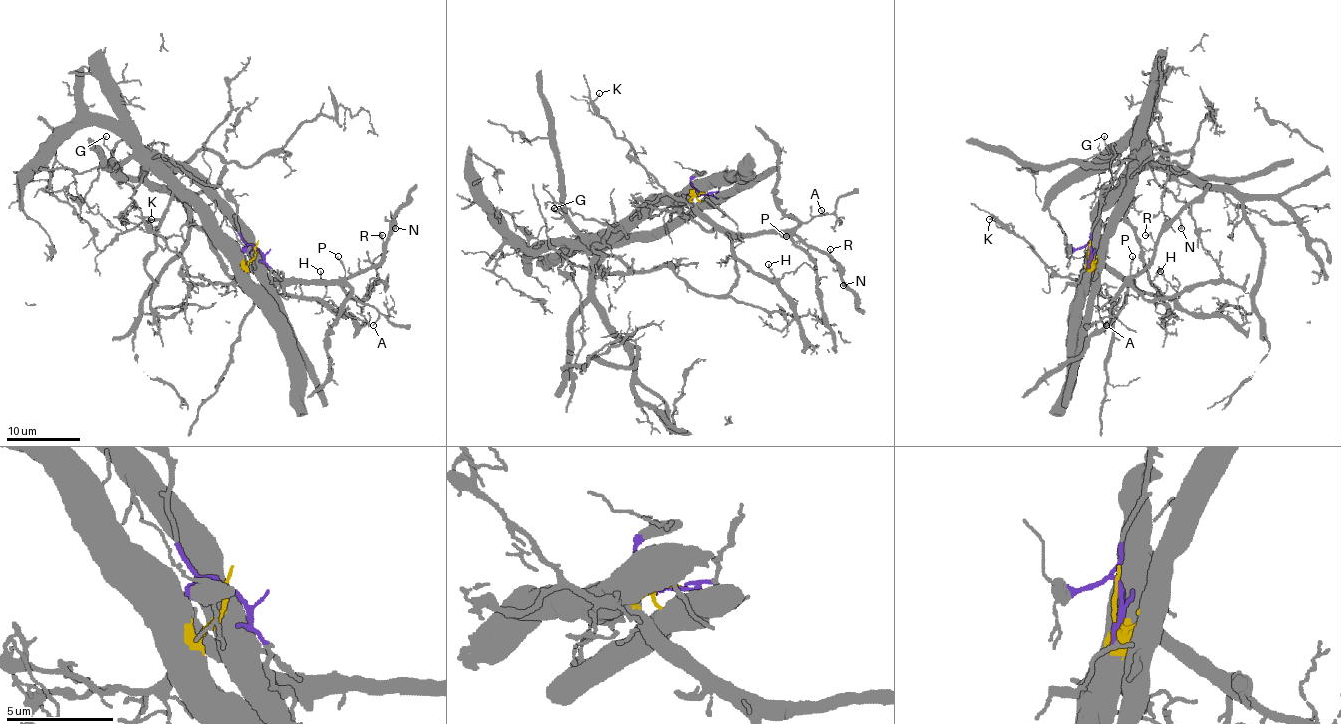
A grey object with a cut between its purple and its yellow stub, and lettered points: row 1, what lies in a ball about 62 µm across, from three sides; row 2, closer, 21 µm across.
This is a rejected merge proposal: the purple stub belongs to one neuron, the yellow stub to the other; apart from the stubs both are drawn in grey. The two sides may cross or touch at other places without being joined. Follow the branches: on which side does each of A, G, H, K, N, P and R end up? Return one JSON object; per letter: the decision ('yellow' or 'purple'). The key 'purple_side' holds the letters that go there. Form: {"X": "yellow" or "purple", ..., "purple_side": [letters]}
{"A": "yellow", "G": "yellow", "H": "yellow", "K": "yellow", "N": "yellow", "P": "yellow", "R": "yellow", "purple_side": []}

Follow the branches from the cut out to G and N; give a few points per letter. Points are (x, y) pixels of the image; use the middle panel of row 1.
G: (703, 193), (688, 202), (640, 204), (612, 228), (596, 234), (583, 234), (553, 208)
N: (703, 193), (692, 199), (694, 204), (725, 228), (745, 234), (795, 236), (834, 262), (843, 286)

